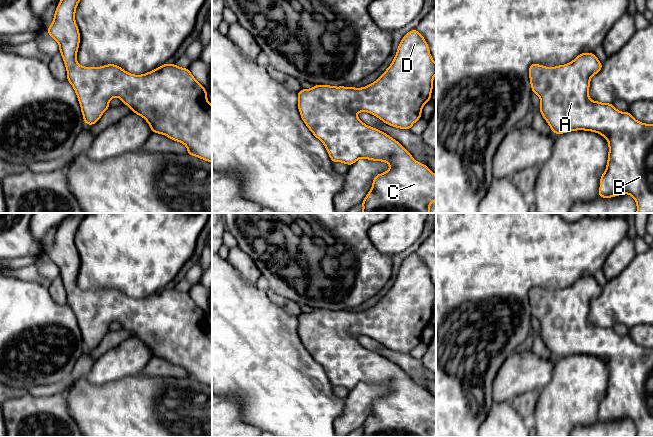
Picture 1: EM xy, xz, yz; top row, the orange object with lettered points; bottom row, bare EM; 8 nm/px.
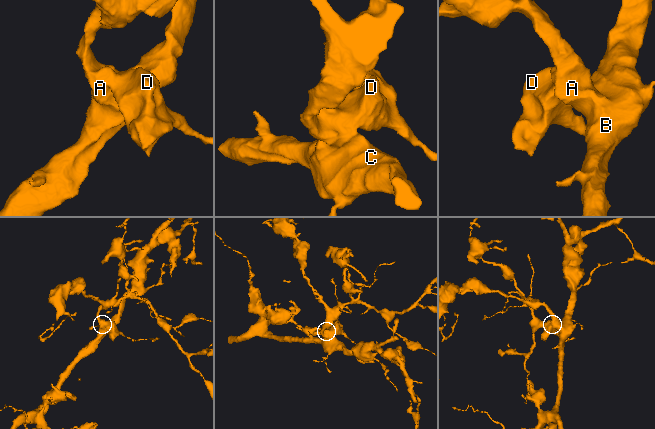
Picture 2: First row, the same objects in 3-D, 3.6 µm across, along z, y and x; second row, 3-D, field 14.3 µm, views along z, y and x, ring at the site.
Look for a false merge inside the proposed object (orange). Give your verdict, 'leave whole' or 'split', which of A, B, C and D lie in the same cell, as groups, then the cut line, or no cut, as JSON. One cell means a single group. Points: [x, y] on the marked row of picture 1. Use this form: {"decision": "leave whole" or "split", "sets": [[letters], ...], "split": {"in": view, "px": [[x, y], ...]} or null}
{"decision": "leave whole", "sets": [["A", "B", "C", "D"]], "split": null}

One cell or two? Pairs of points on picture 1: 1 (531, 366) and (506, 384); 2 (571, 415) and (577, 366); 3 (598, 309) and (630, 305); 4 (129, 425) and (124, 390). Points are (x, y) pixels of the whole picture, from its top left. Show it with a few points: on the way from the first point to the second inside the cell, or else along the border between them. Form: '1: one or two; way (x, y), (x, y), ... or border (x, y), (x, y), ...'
1: one; way (525, 371), (519, 373), (512, 380)
2: one; way (571, 403), (571, 398), (577, 387), (577, 378)
3: one; way (606, 309), (615, 305), (622, 305)
4: one; way (124, 416), (124, 399)

